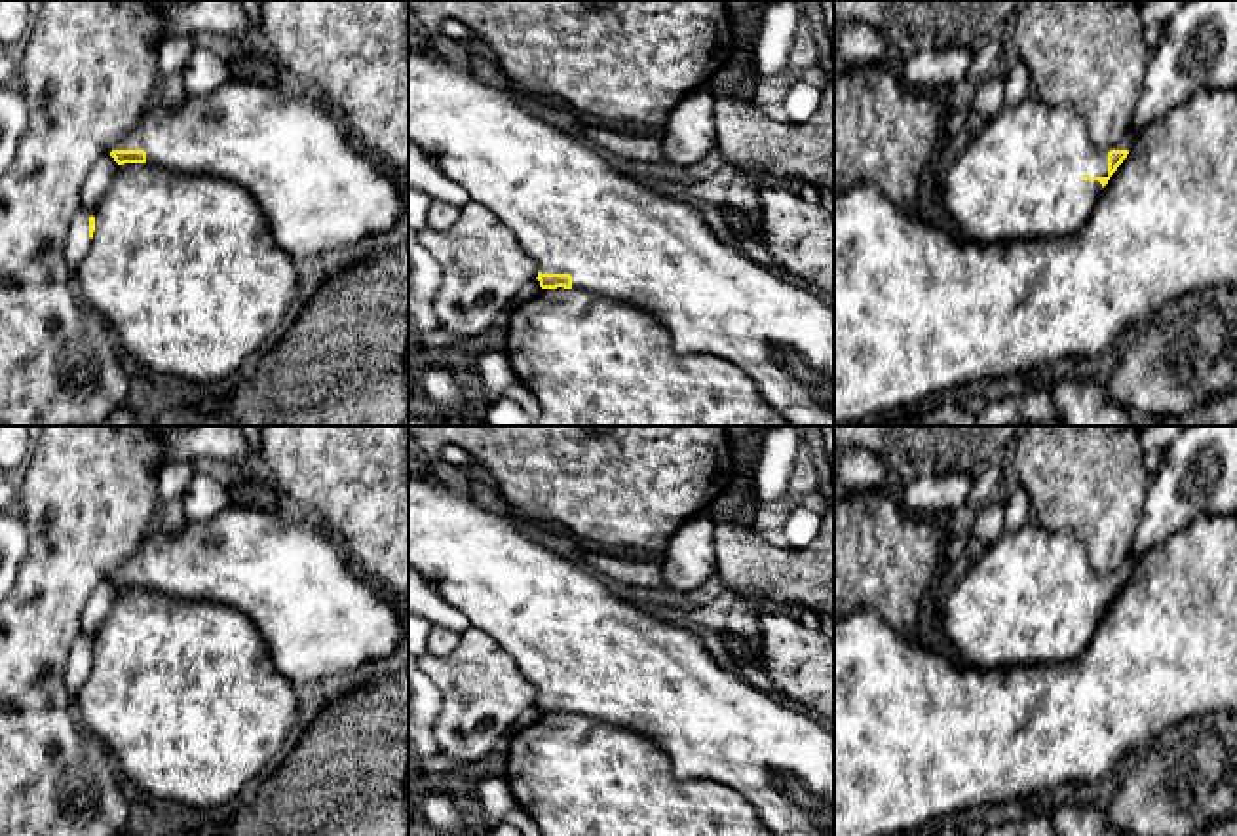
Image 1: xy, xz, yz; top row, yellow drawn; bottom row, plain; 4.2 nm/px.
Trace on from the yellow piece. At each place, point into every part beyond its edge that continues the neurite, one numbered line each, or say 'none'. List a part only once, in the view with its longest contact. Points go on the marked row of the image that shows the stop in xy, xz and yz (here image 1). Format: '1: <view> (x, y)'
1: yz (1021, 177)

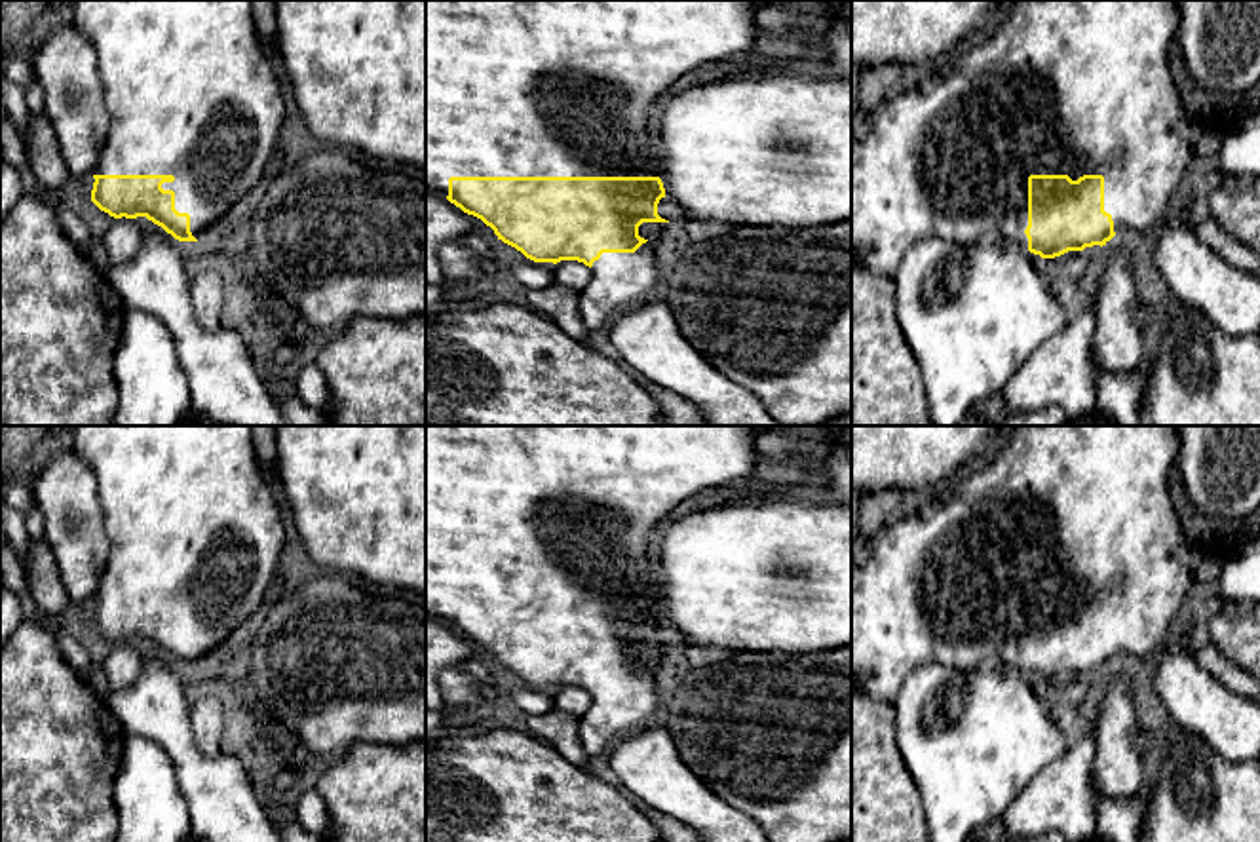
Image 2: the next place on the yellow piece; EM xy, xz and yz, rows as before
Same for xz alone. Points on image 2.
1: xz (514, 88)

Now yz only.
1: yz (1074, 88)

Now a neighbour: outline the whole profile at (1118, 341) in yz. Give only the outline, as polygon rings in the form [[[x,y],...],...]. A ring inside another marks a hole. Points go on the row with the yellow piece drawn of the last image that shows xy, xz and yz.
[[[1112,238],[1102,249],[1104,272],[1091,306],[1097,331],[1091,359],[1108,373],[1129,373],[1144,367],[1142,329],[1136,325],[1136,285],[1129,247]]]

